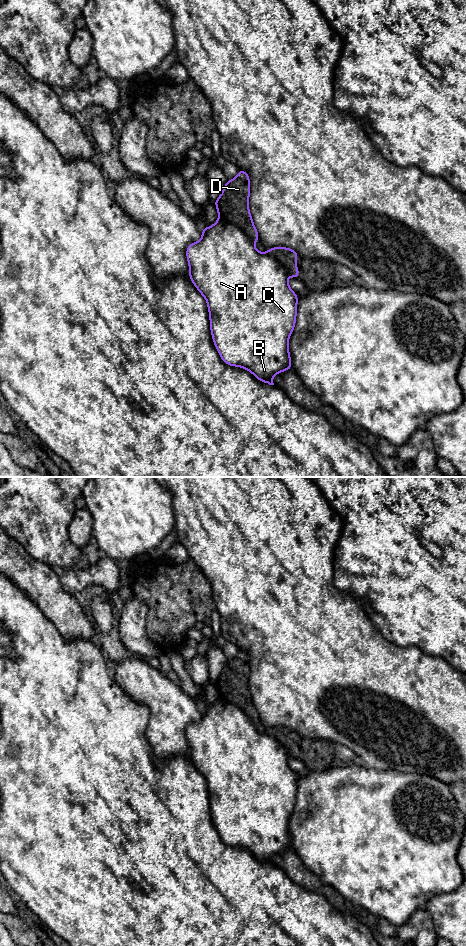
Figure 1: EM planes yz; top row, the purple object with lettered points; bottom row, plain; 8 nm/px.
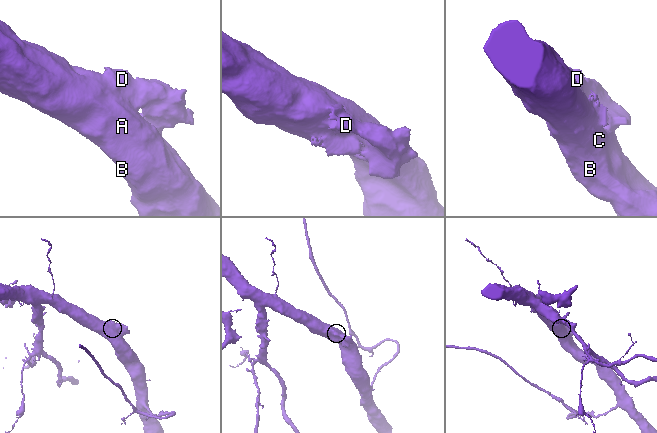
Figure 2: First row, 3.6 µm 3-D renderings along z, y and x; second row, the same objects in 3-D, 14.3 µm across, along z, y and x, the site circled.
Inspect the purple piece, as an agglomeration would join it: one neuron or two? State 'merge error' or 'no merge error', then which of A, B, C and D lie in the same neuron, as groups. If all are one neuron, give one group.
merge error; groups A B C / D

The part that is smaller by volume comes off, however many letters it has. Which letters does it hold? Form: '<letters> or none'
D

